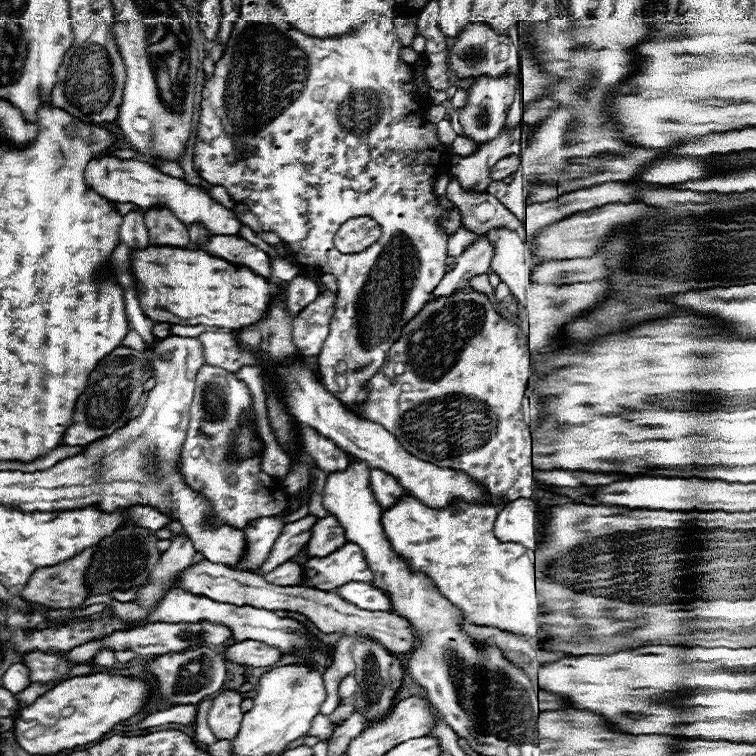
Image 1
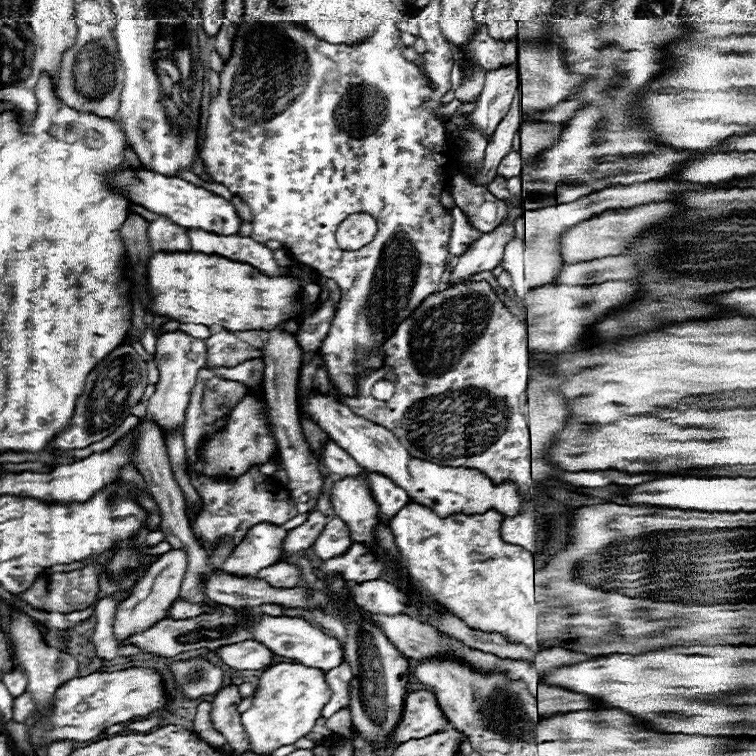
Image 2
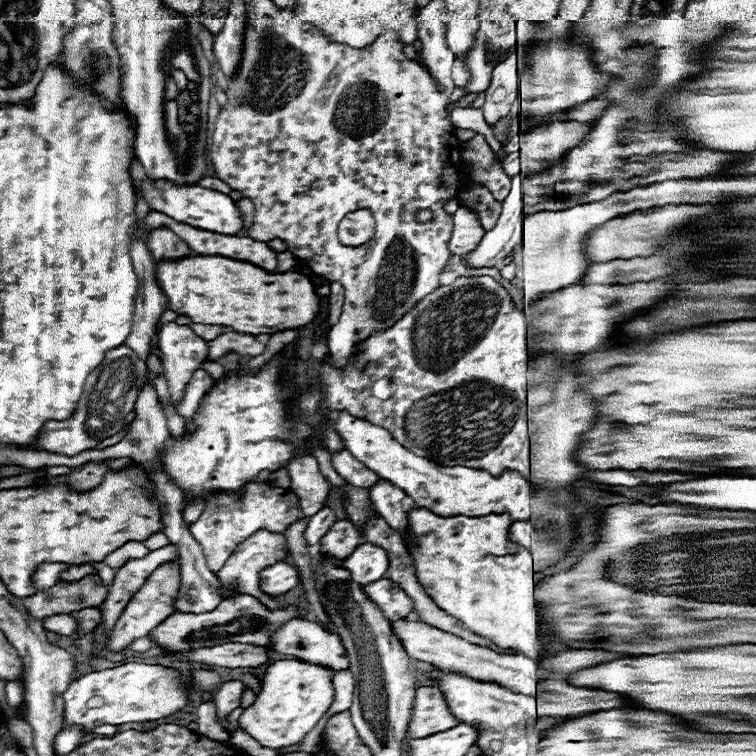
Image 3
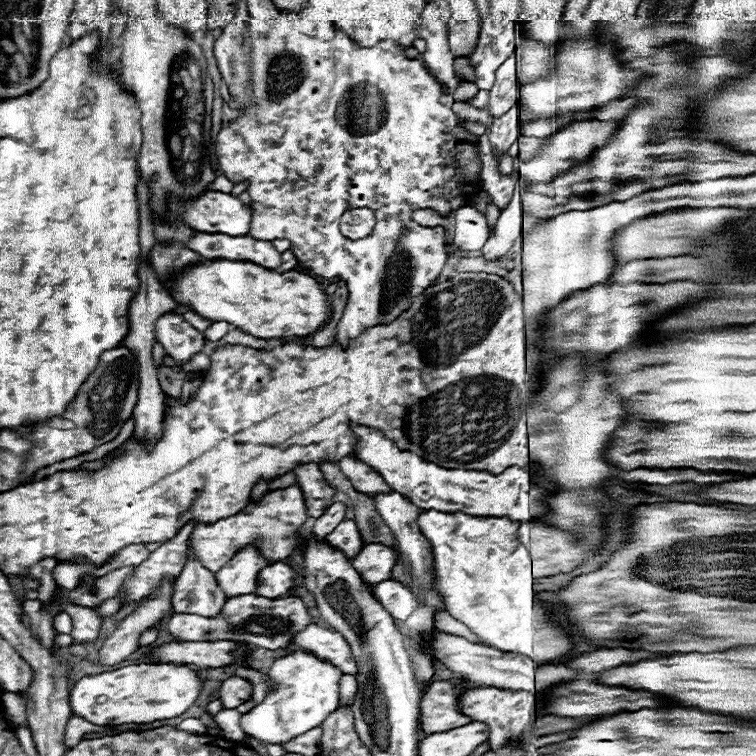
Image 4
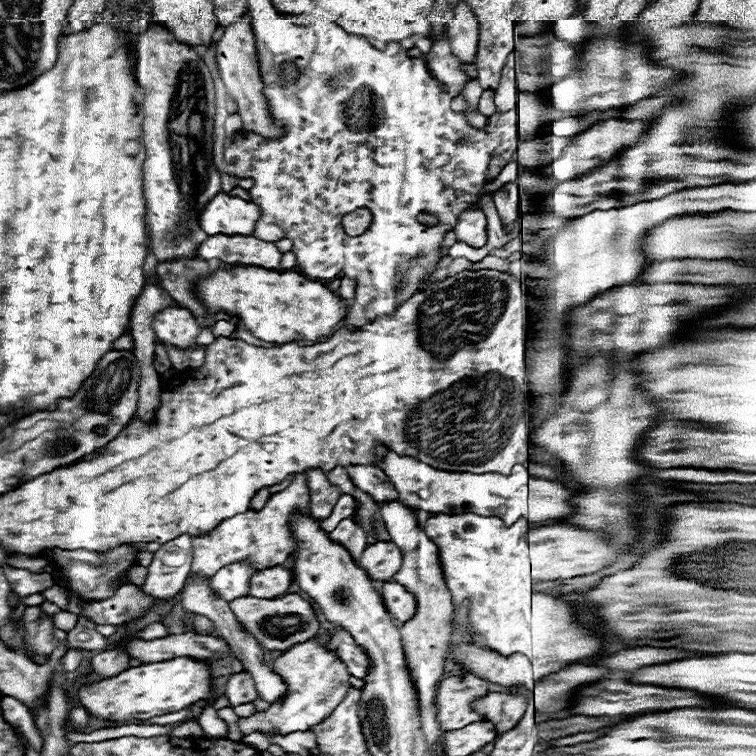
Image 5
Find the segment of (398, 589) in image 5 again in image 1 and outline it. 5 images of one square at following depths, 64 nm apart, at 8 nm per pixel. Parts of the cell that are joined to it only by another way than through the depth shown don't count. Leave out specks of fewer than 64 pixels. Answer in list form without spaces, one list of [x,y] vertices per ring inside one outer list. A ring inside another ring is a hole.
[[[348,582],[338,588],[338,594],[346,602],[350,602],[362,610],[392,612],[390,596],[386,592],[382,592],[380,588],[376,588],[372,582]]]

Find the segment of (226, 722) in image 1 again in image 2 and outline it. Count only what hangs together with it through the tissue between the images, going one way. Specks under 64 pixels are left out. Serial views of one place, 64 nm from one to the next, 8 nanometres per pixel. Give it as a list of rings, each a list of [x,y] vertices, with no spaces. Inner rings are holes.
[[[230,684],[230,686],[224,686],[222,690],[218,690],[216,698],[212,700],[212,724],[216,730],[220,730],[228,744],[244,754],[244,752],[250,752],[250,740],[240,724],[240,714],[236,712],[238,704],[240,704],[240,692],[238,692],[238,686],[236,684]]]

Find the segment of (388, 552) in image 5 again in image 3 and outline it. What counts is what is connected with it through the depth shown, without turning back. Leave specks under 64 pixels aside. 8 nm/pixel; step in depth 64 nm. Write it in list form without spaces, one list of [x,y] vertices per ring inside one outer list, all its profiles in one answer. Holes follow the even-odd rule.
[[[360,544],[352,556],[348,556],[344,560],[344,568],[348,568],[352,572],[352,576],[356,576],[358,584],[368,584],[368,582],[376,582],[384,576],[384,572],[388,570],[388,554],[384,548],[374,546],[374,544]]]

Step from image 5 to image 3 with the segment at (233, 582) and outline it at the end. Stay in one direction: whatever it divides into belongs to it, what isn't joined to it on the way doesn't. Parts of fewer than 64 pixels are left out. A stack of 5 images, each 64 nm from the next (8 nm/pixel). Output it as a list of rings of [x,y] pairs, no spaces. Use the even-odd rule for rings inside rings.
[[[256,532],[248,540],[244,540],[244,544],[240,544],[240,548],[236,548],[236,552],[232,552],[232,556],[226,560],[224,568],[220,568],[220,572],[216,572],[216,576],[224,588],[228,588],[228,590],[236,588],[242,594],[256,596],[270,610],[274,610],[280,603],[277,599],[260,592],[260,572],[268,564],[282,562],[286,558],[286,550],[288,550],[288,546],[286,546],[284,536],[272,534],[272,532]]]

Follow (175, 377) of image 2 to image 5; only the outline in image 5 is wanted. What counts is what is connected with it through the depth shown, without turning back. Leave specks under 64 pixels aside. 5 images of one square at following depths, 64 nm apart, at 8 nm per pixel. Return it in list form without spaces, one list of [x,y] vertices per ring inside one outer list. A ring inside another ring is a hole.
[[[166,306],[160,310],[152,320],[152,330],[156,338],[174,344],[178,348],[196,346],[194,338],[198,336],[200,328],[188,308],[182,306]]]

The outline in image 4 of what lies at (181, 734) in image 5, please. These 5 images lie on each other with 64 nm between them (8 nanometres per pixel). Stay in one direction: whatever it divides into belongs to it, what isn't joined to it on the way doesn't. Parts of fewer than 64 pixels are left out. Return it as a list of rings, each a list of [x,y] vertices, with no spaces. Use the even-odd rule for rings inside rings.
[[[188,718],[177,726],[178,730],[186,731],[188,733],[202,735],[205,734],[205,726],[200,719]]]

